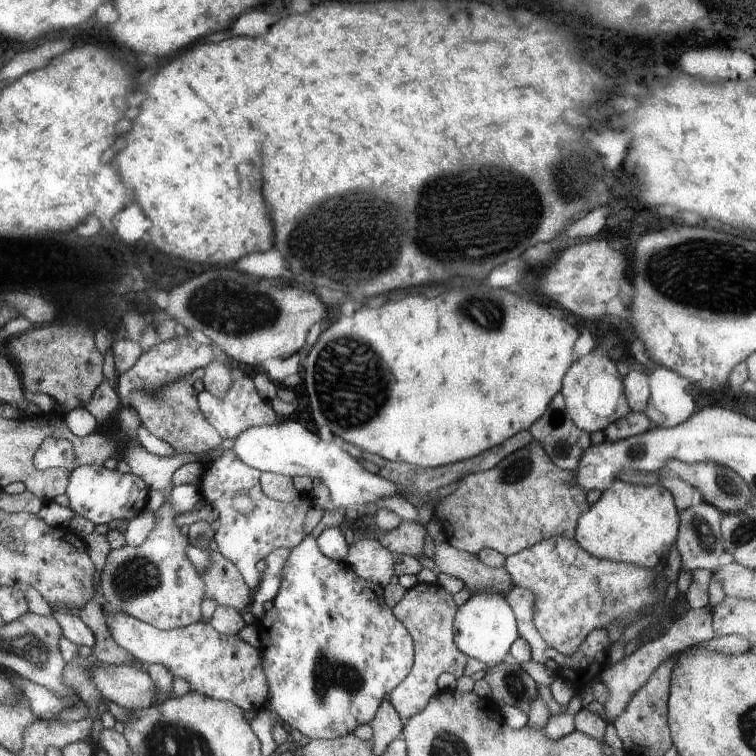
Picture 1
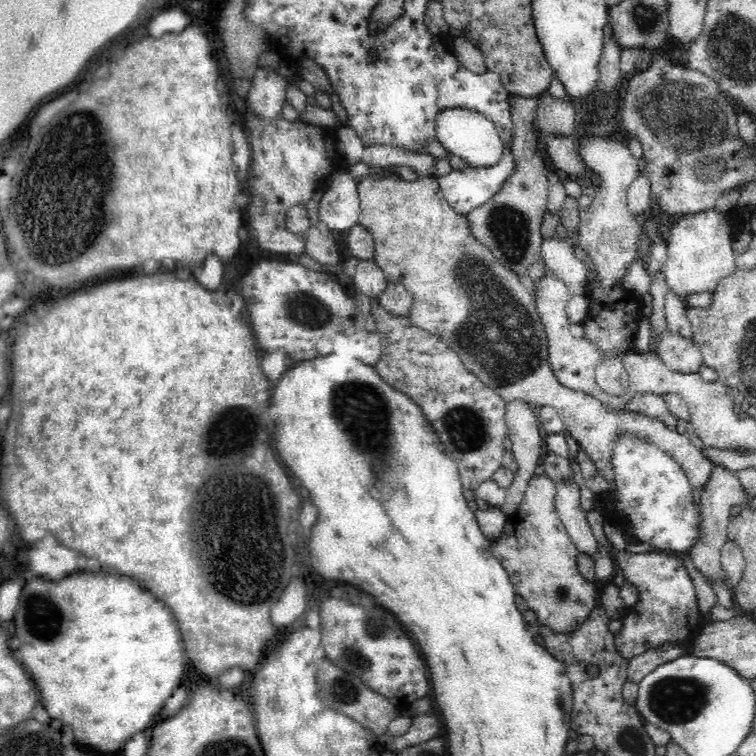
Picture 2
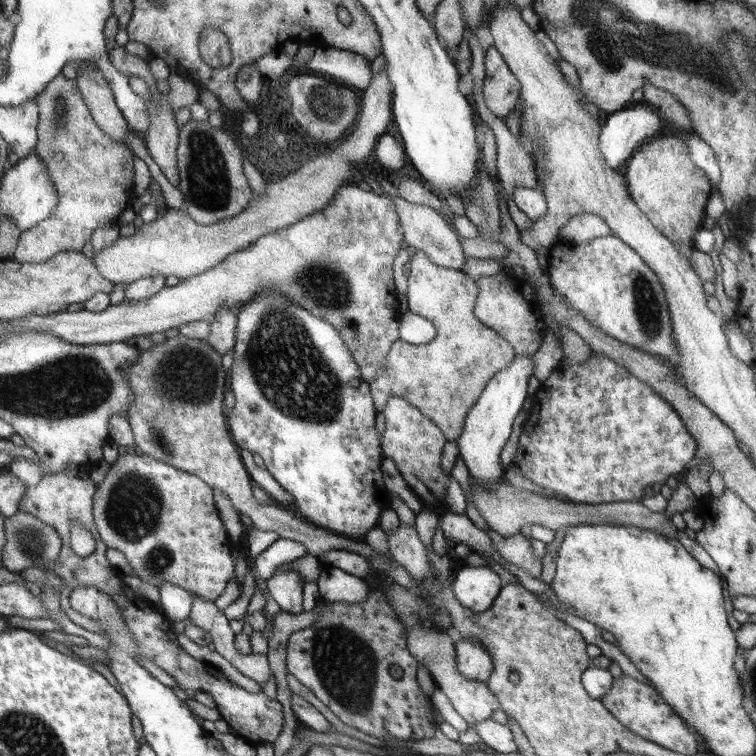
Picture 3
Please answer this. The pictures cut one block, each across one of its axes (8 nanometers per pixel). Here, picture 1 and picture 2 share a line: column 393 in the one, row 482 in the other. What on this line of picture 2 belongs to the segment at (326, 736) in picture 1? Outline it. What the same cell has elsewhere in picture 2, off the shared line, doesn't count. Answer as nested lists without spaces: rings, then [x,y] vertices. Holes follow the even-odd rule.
[[[624,438],[614,444],[614,482],[618,486],[618,496],[614,500],[618,520],[616,524],[624,524],[626,520],[636,528],[636,536],[632,542],[650,544],[652,548],[672,550],[672,552],[690,552],[698,538],[700,516],[696,514],[692,488],[678,466],[666,452],[658,450],[654,444],[642,444],[636,440]]]

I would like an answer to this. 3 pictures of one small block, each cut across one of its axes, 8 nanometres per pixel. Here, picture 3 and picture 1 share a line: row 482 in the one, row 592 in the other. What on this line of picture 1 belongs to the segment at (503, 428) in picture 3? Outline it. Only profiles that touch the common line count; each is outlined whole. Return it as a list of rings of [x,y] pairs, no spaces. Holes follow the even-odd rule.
[[[491,592],[471,594],[471,598],[463,606],[459,606],[453,620],[453,628],[457,650],[469,656],[469,660],[479,660],[489,668],[501,664],[509,656],[509,646],[519,638],[517,622],[511,606],[505,602],[505,596]]]

